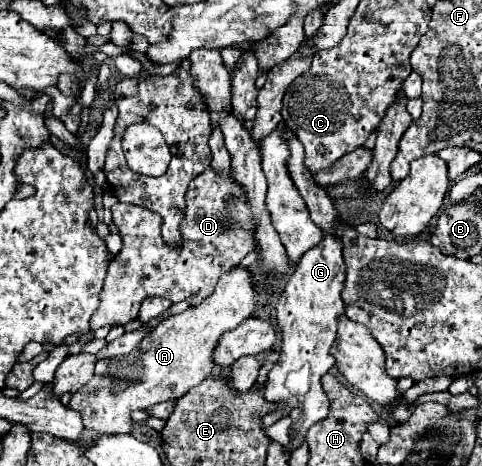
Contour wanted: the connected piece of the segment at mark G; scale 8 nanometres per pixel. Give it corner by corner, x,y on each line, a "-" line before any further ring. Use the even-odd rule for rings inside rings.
325,234
321,244
313,246
311,250
307,250
301,256
295,272
291,274
291,278
289,278
289,282
287,282
287,286
285,286
279,302
277,302
277,324
281,328
281,356
279,356
279,362
269,370
267,386
265,386
265,398
271,402
277,402
279,408
291,406
291,408
303,410
299,422
291,426
295,430
295,438
289,442
287,450
295,450
305,440
305,432
309,430
309,426
315,424
317,420
323,420
329,412
329,402
327,402
327,396
321,388
321,376
325,372
329,372
329,368
335,364
335,358
331,356
329,350
331,350
331,344
333,344
335,334
337,334
339,316
345,312
345,302
341,300
343,288
345,288
343,242
335,234

